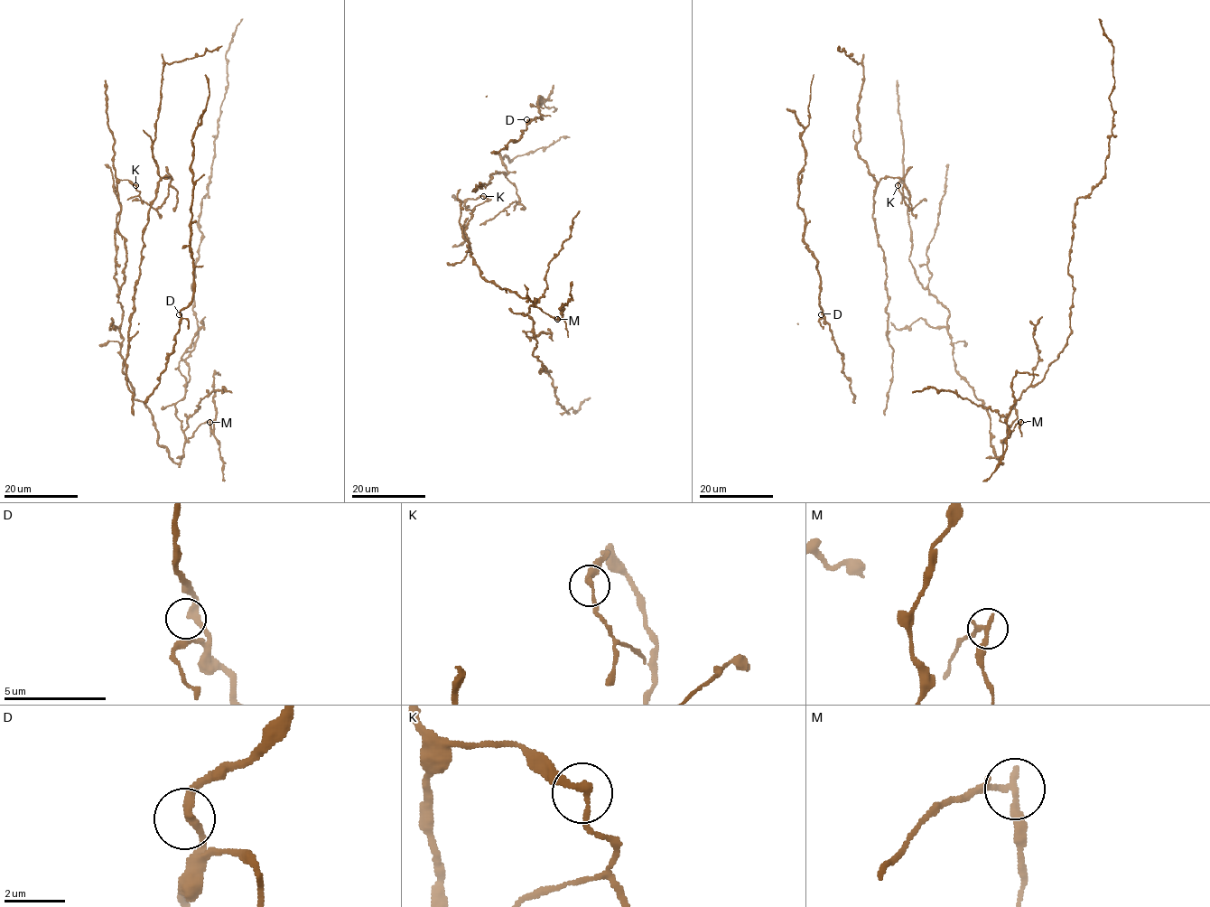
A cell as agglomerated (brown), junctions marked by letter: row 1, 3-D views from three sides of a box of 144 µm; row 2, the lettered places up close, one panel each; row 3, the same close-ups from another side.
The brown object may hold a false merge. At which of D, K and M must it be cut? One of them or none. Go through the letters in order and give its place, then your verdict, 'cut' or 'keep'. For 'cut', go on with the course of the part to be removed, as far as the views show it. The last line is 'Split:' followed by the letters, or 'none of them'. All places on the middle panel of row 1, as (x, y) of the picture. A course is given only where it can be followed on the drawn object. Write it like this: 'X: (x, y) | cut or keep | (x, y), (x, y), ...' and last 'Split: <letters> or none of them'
D: (526, 119) | keep
K: (483, 196) | keep
M: (557, 319) | cut
Split: M

